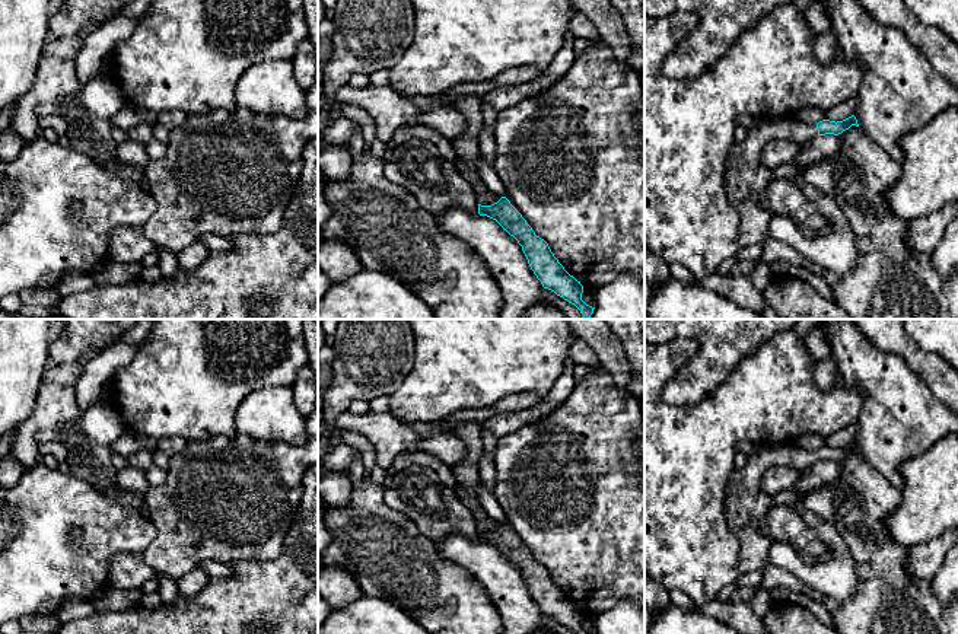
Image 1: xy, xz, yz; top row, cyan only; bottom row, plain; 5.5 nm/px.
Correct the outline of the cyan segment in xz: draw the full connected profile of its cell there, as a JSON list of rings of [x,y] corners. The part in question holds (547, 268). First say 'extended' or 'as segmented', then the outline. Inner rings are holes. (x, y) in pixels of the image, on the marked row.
as segmented; [[[502,197],[491,206],[478,204],[478,214],[496,220],[522,246],[528,264],[544,289],[575,305],[585,319],[591,319],[592,306],[582,300],[583,286],[570,275],[551,252],[548,243],[535,235],[522,214]]]

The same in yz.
extended; [[[789,115],[761,118],[744,141],[732,144],[725,163],[725,188],[729,203],[741,217],[739,246],[763,245],[768,239],[771,216],[758,204],[761,191],[773,179],[771,169],[761,163],[764,146],[777,138],[805,144],[818,136],[838,136],[852,125],[859,127],[854,115],[837,122],[822,120],[818,124],[803,124]]]

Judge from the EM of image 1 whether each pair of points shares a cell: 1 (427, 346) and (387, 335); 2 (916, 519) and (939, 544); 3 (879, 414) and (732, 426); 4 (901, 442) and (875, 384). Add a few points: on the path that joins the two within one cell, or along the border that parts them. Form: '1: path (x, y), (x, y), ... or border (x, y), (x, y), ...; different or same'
1: border (413, 334), (414, 362), (406, 375); different
2: border (942, 532), (912, 547); different
3: border (844, 385), (861, 397), (861, 413), (856, 420); different
4: path (900, 427), (897, 405), (890, 398); same

